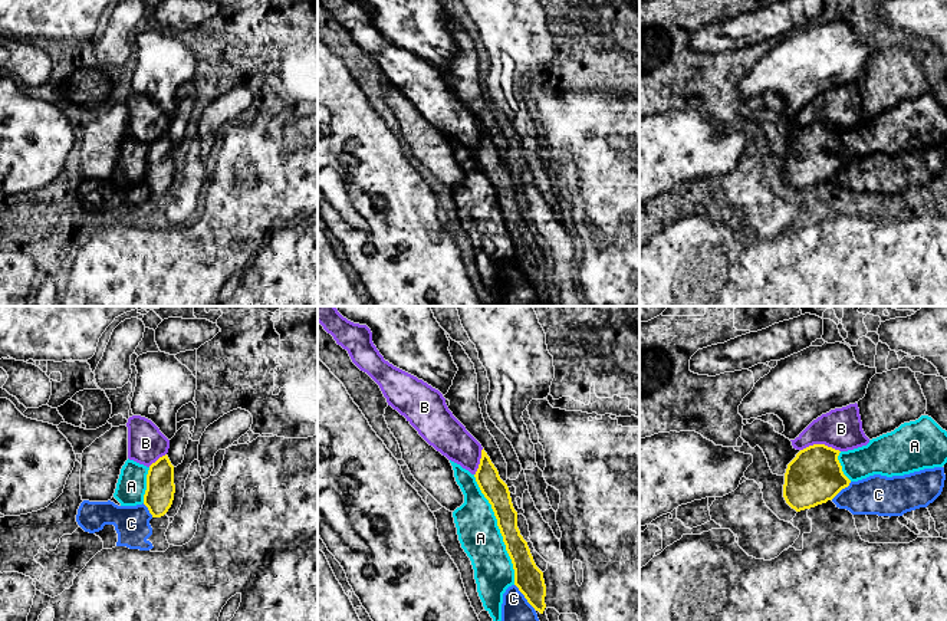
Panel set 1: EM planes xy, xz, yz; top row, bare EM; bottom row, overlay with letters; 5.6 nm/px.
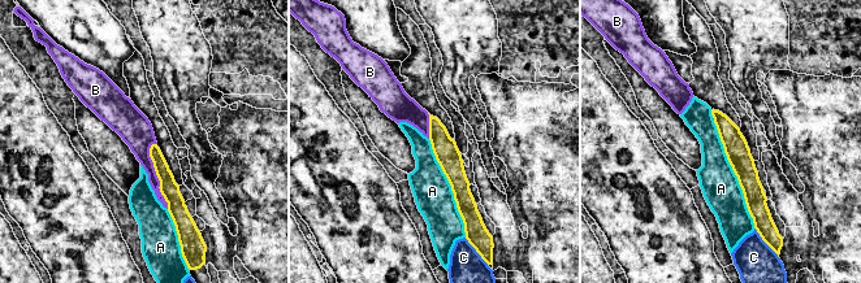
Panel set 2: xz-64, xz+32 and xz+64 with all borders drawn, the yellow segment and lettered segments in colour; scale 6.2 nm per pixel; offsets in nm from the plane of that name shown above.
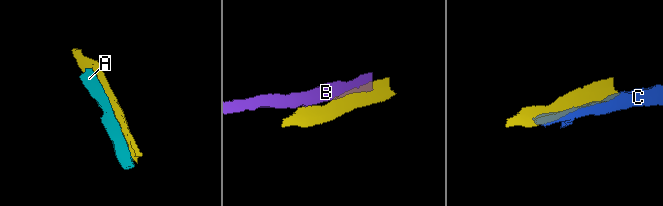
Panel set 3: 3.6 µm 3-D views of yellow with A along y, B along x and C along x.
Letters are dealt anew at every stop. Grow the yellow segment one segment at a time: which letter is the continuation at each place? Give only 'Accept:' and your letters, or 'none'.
Accept: none

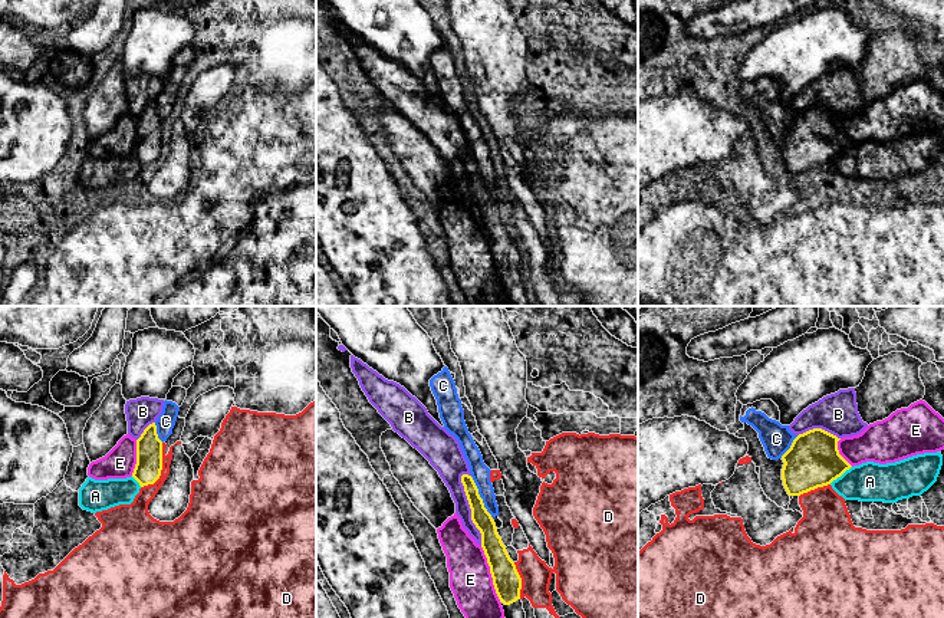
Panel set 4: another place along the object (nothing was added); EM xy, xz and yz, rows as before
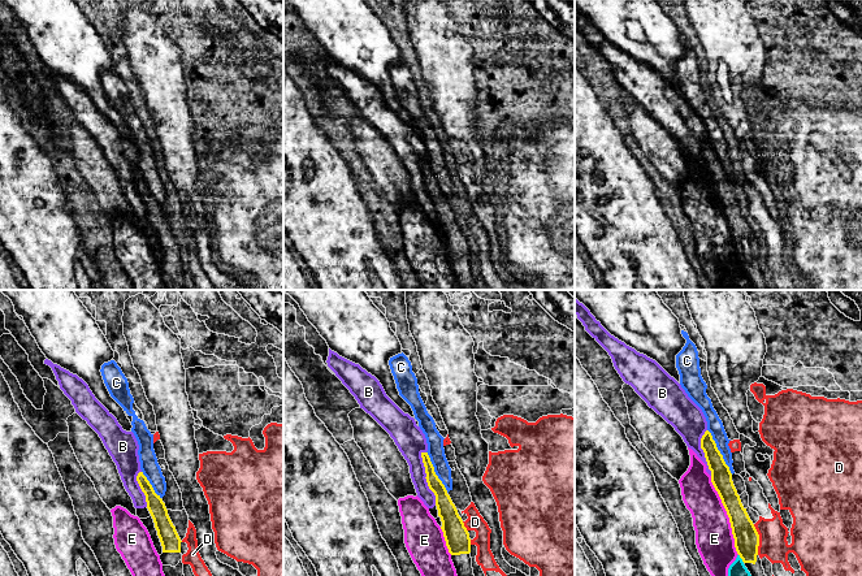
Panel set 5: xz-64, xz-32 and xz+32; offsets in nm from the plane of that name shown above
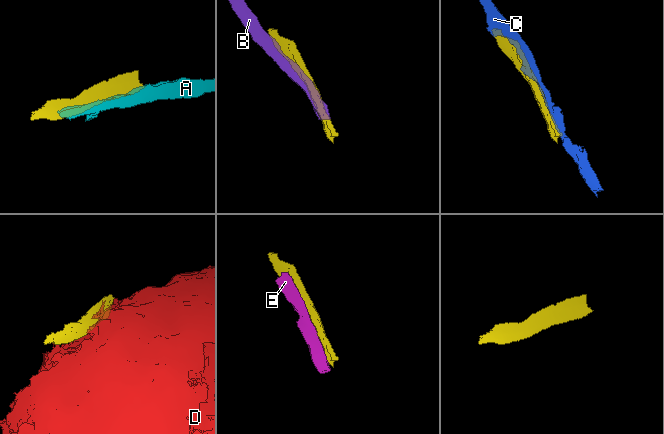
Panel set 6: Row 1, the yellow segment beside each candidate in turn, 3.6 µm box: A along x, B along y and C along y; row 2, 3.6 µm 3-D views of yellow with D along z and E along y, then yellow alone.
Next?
Accept: none

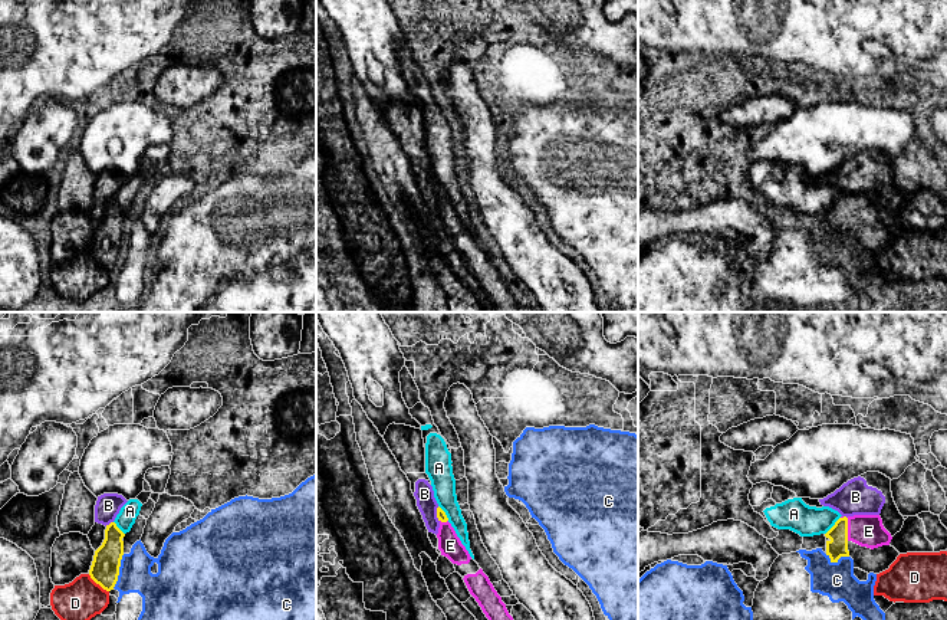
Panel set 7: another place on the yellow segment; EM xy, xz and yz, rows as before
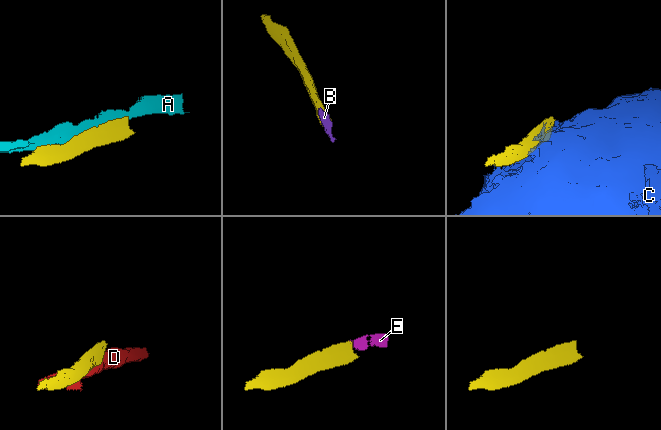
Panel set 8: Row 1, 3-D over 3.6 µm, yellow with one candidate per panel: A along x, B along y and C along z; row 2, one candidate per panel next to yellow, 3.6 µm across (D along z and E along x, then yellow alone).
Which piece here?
Accept: E

